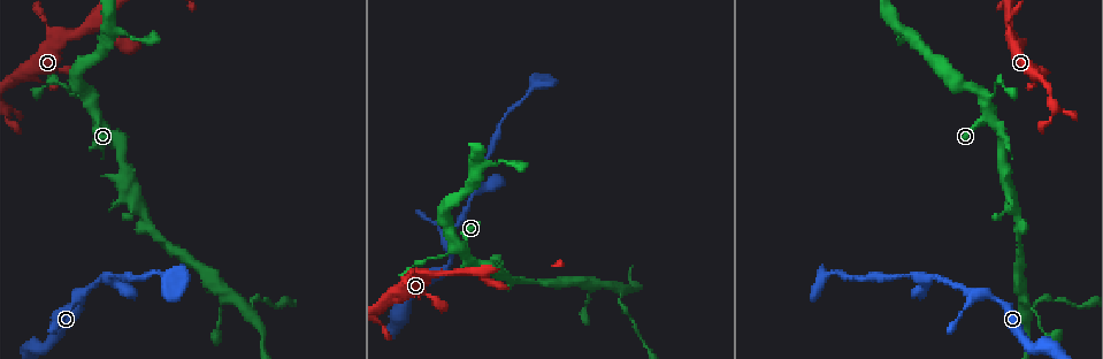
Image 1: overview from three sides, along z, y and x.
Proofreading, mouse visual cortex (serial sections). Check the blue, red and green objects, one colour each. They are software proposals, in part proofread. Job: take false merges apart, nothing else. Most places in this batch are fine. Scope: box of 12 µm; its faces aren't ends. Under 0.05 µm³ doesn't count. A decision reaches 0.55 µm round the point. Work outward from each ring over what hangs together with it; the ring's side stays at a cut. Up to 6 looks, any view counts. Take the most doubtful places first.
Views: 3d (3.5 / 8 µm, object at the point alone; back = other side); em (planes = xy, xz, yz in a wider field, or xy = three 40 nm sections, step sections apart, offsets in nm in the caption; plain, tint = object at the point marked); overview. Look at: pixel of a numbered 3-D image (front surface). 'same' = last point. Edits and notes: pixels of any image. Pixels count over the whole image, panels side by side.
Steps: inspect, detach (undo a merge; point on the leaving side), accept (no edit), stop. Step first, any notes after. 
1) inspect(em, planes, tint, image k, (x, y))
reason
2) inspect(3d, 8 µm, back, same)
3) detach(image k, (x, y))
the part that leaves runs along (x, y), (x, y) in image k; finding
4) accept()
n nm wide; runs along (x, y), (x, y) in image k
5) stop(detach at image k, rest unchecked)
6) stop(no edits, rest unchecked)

inspect(3d, 3.5 µm, image 1, (1026, 313))

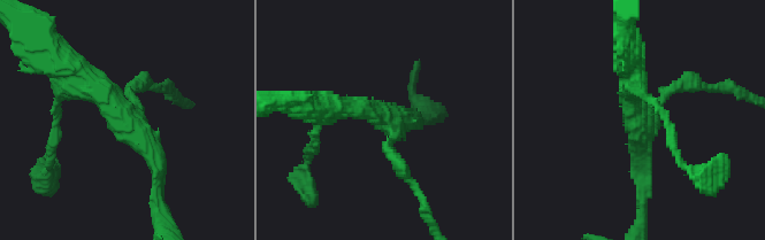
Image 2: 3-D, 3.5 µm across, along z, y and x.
inspect(em, planes, plain, image 2, (382, 118))
3 arms; arms of 150, 250, 300 nm

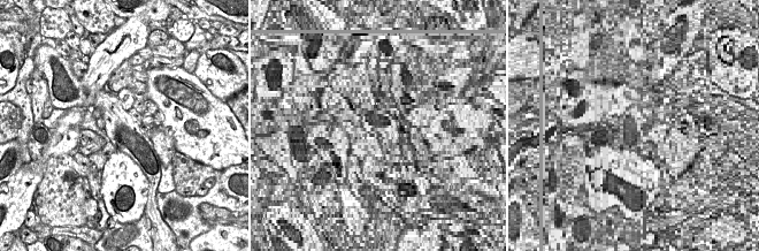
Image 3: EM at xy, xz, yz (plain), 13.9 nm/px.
inspect(em, planes, tint, same)
where the object lies

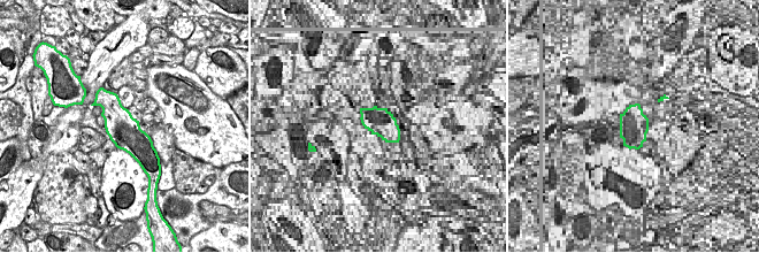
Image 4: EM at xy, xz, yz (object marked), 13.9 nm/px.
accept()
runs along (69, 70), (140, 137), (158, 190) in image 2; all the same cell

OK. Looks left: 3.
inspect(3d, 3.5 µm, back, image 1, (1012, 25))

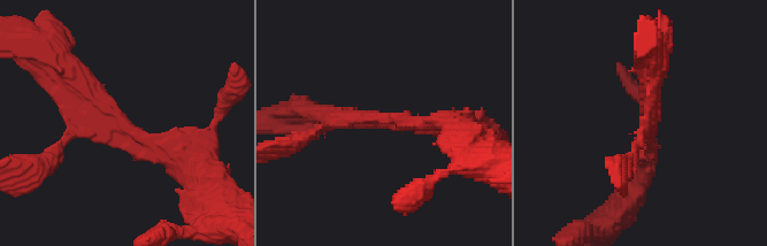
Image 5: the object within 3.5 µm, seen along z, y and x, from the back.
inspect(em, planes, tint, image 5, (379, 123))
3 arms; arms of 150, 250, 250 nm; shape alone is not enough

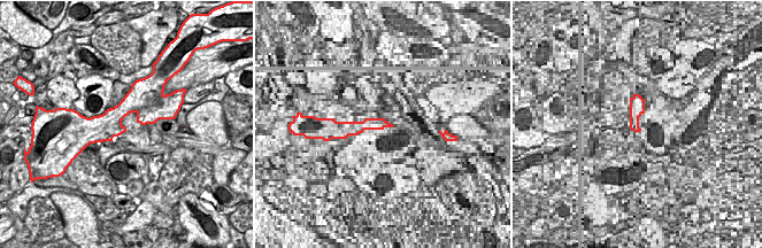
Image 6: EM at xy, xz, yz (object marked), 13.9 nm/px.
accept()
runs along (188, 159), (120, 128), (63, 67) in image 5; all the same cell

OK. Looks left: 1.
stop(no edits, rest unchecked)

